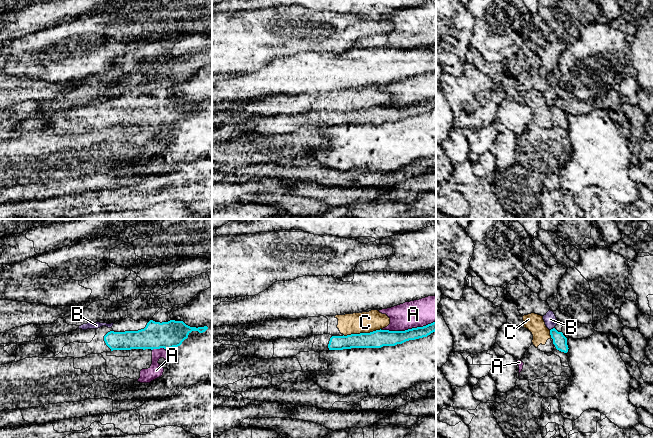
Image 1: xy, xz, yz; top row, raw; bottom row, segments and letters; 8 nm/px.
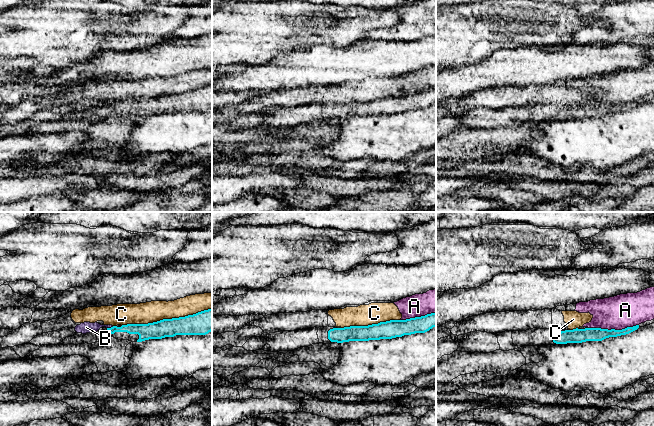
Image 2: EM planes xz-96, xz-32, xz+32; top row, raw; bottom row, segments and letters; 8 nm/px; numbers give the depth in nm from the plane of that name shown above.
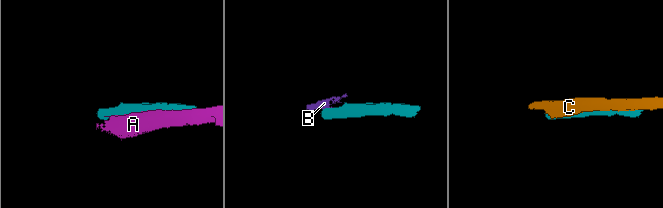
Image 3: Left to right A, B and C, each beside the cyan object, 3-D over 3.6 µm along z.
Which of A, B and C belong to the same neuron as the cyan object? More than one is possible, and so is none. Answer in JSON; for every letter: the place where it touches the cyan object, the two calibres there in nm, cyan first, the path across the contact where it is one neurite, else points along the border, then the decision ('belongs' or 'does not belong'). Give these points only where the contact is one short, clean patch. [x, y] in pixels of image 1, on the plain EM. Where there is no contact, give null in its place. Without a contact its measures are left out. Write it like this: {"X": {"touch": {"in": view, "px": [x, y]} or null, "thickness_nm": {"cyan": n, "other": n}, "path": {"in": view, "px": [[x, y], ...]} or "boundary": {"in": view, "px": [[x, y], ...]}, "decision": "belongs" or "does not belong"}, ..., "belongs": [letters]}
{"A": {"touch": {"in": "xz", "px": [408, 105]}, "thickness_nm": {"cyan": 140, "other": 220}, "decision": "does not belong"}, "B": {"touch": {"in": "yz", "px": [553, 104]}, "thickness_nm": {"cyan": 110, "other": 100}, "boundary": {"in": "yz", "px": [[554, 103], [550, 106]]}, "decision": "does not belong"}, "C": {"touch": {"in": "xz", "px": [361, 109]}, "thickness_nm": {"cyan": 140, "other": 170}, "decision": "does not belong"}, "belongs": []}

